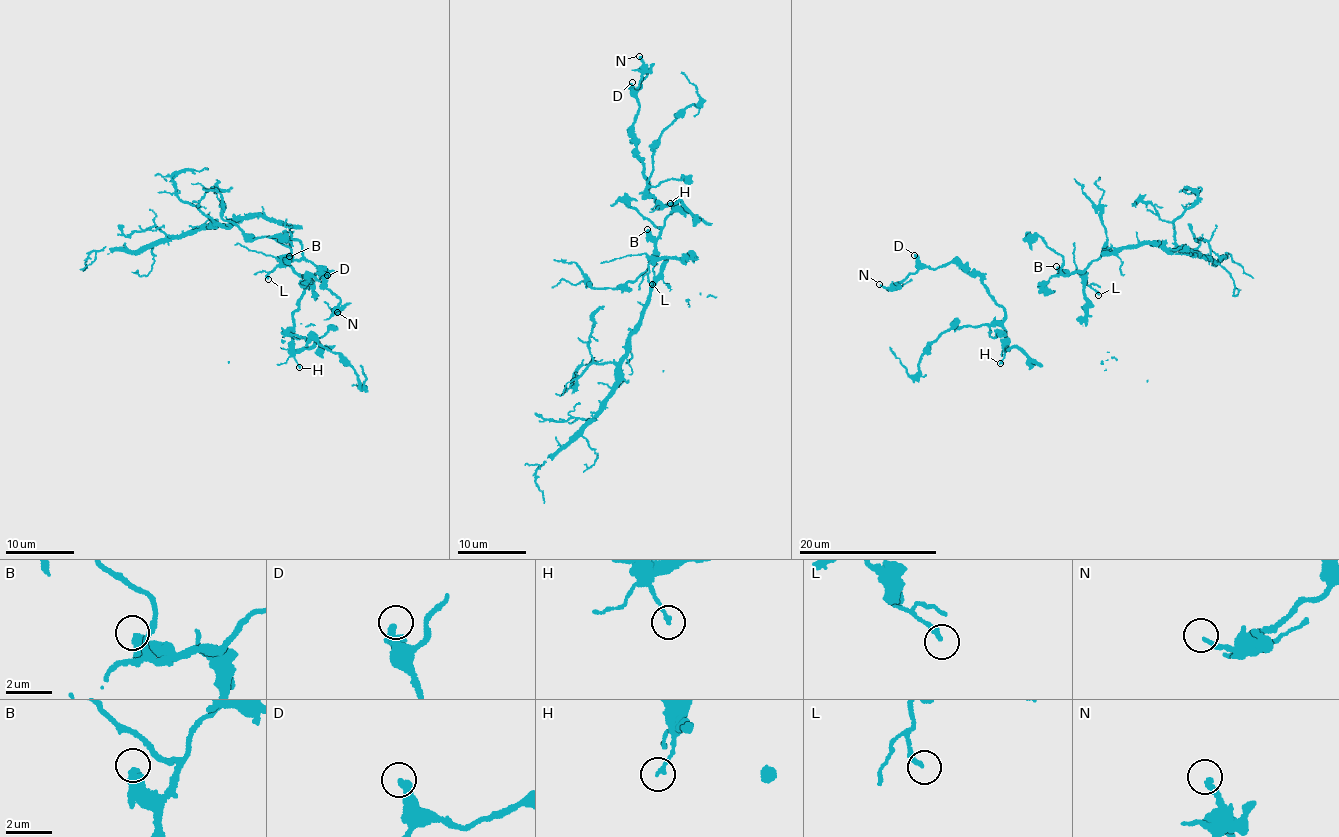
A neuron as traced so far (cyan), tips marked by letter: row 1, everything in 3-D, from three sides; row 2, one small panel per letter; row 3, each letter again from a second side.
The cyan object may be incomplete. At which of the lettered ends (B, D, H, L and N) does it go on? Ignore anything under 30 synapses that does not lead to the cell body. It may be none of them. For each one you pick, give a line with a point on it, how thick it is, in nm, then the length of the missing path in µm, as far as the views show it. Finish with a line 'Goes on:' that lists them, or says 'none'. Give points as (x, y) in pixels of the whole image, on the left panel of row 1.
Goes on: none

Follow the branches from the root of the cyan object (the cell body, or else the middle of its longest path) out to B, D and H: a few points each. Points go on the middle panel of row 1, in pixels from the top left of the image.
B: (648, 262), (658, 253), (656, 239), (647, 229)
D: (648, 262), (658, 255), (656, 238), (675, 207), (650, 189), (644, 174), (633, 128), (638, 100), (632, 82)
H: (648, 262), (658, 255), (656, 238), (665, 217), (675, 207), (650, 189), (648, 195), (662, 207), (670, 203)

